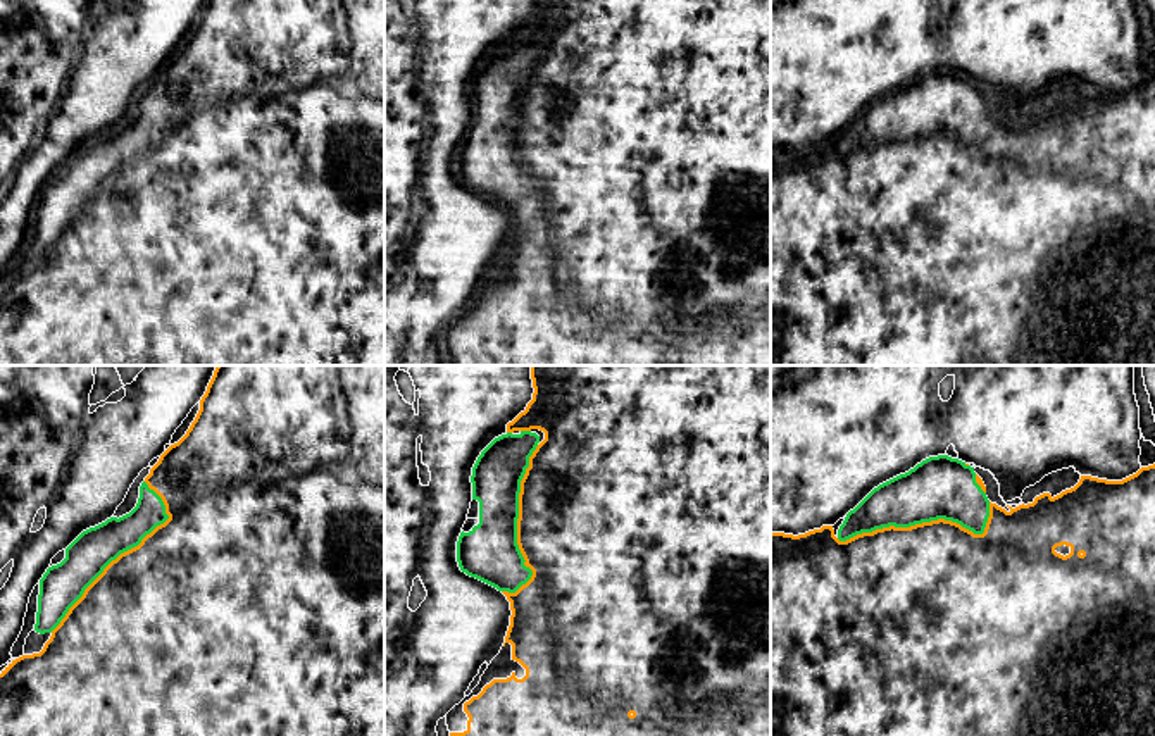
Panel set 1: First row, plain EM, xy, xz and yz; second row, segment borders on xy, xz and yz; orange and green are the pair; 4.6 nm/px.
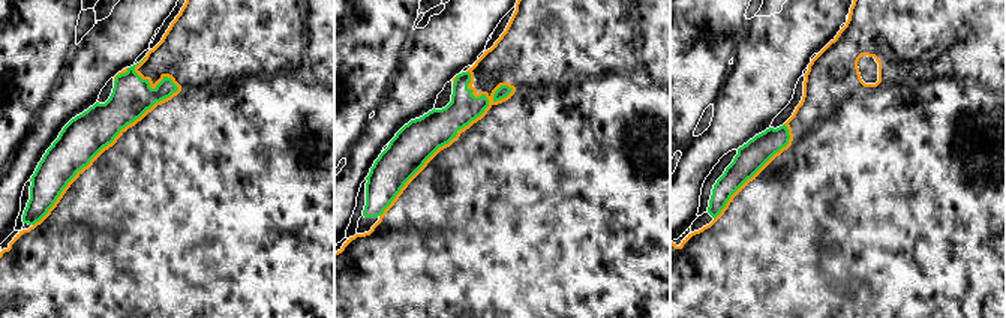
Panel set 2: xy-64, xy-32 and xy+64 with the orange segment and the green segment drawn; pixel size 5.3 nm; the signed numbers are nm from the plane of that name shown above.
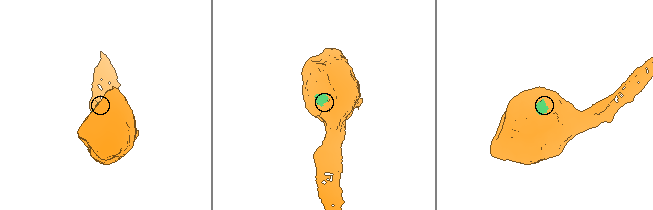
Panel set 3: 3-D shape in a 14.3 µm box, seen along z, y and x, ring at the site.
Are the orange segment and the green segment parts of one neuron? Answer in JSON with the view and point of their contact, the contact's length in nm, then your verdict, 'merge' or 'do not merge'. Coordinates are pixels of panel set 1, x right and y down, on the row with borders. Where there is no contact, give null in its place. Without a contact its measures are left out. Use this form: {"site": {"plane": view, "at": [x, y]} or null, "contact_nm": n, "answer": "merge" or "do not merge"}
{"site": {"plane": "yz", "at": [924, 523]}, "contact_nm": 750, "answer": "merge"}

